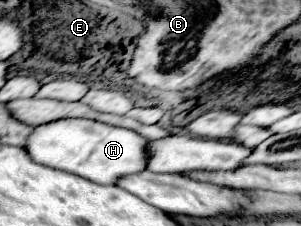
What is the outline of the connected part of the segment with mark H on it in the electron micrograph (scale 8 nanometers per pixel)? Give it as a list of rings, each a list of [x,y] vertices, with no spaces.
[[[58,119],[54,123],[46,123],[46,125],[34,125],[30,135],[26,137],[24,149],[36,163],[80,175],[80,177],[90,179],[100,185],[114,185],[118,177],[144,171],[144,167],[146,167],[146,139],[142,135],[138,135],[130,129],[120,129],[120,127],[98,123],[92,119]]]

